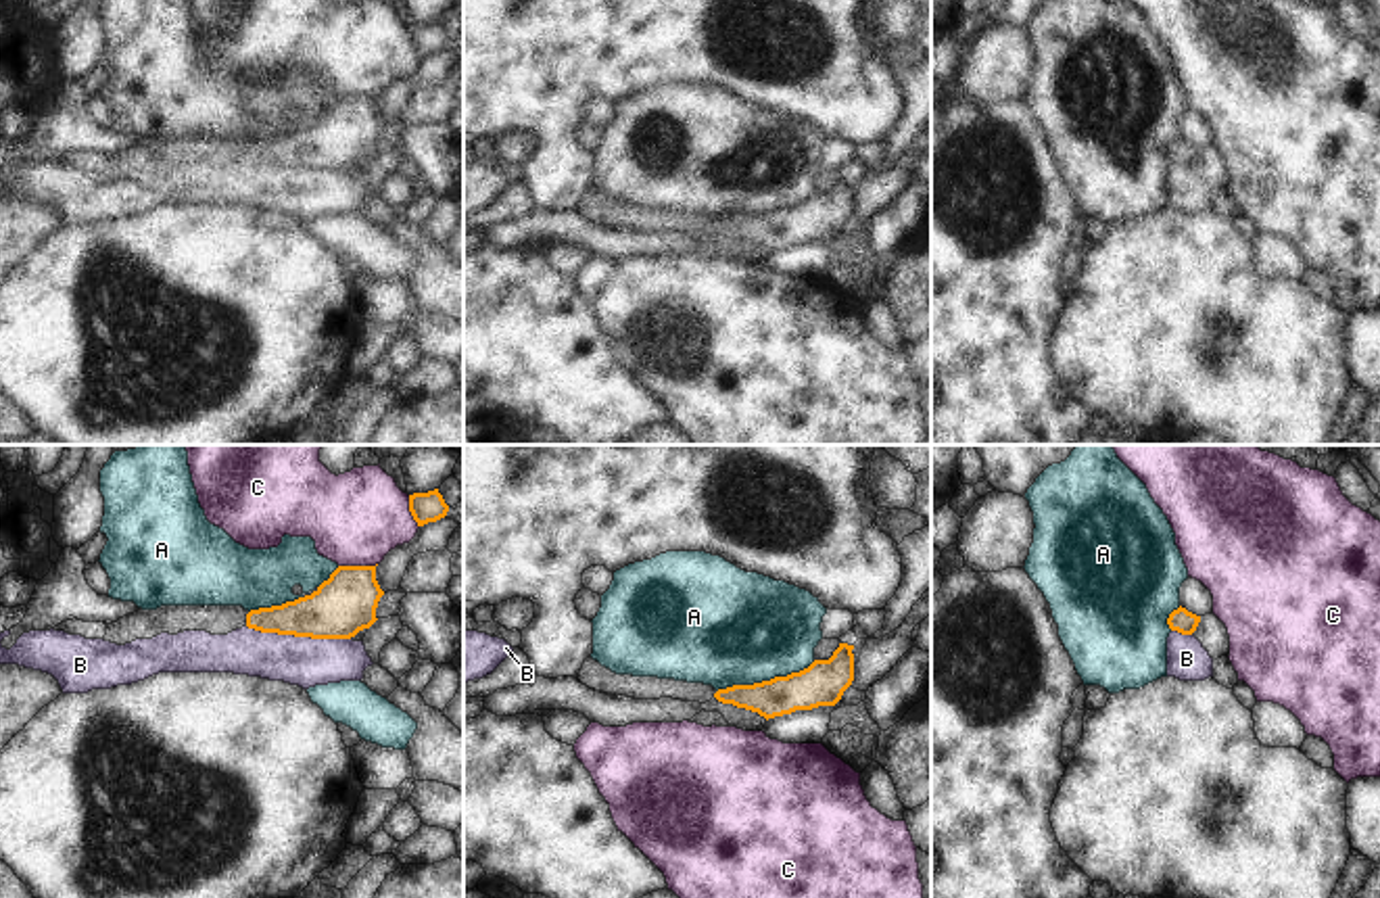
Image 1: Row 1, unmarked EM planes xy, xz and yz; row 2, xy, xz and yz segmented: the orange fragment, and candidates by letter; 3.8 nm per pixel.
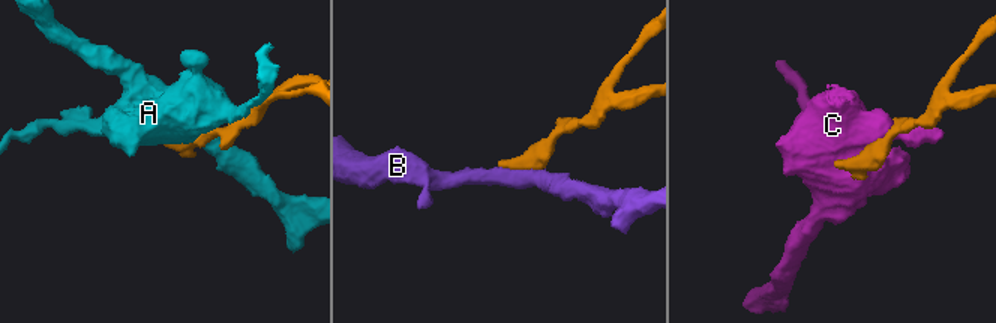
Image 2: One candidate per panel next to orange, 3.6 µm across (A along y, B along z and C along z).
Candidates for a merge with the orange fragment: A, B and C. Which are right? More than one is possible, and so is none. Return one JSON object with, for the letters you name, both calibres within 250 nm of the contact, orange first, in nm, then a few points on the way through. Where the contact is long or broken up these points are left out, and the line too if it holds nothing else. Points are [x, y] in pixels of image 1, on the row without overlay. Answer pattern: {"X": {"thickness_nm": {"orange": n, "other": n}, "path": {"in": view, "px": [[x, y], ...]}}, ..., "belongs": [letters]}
{"belongs": []}

